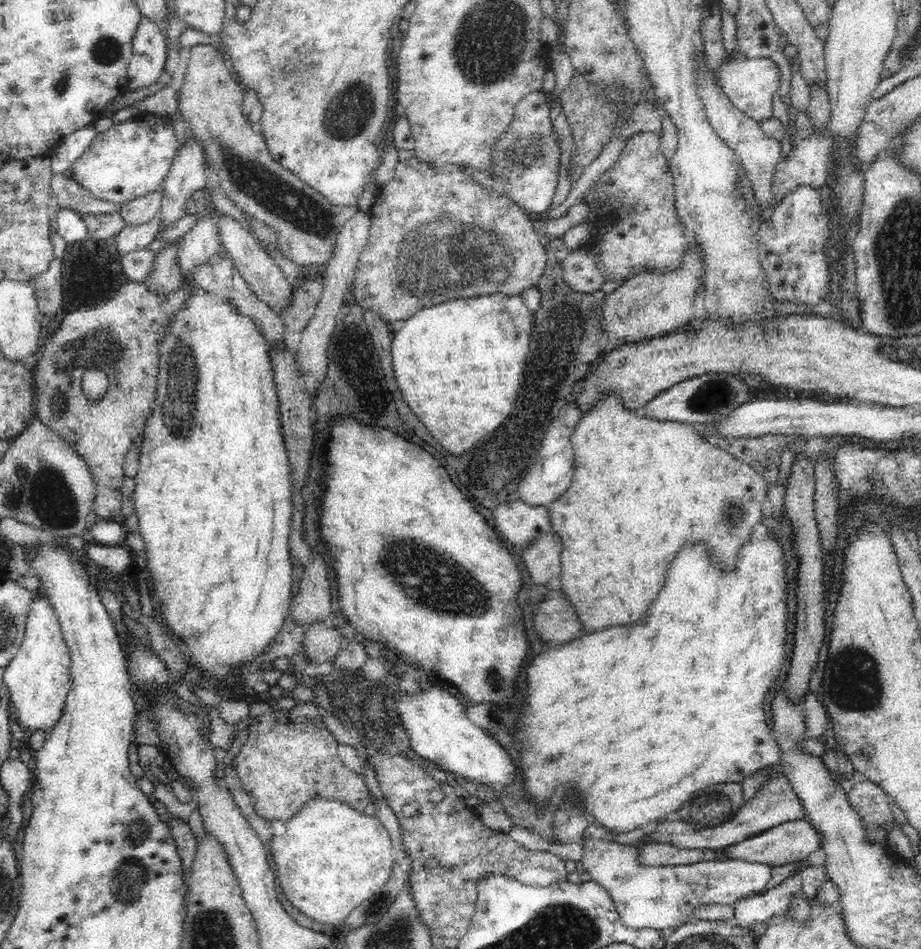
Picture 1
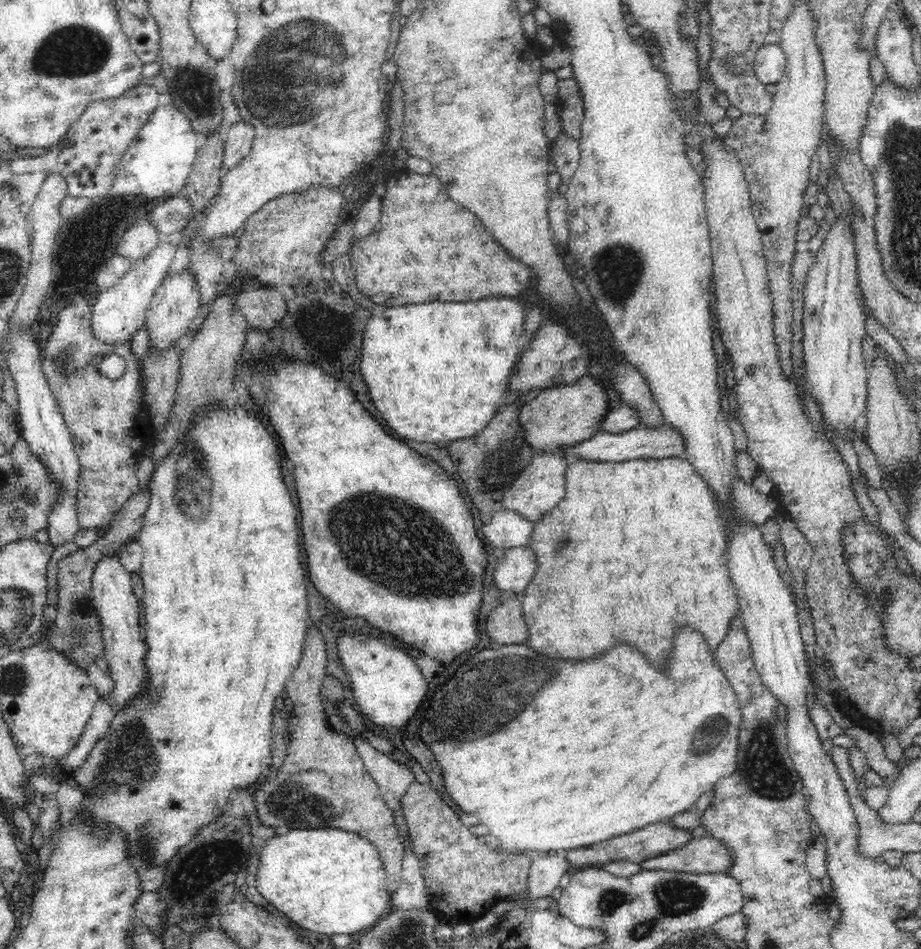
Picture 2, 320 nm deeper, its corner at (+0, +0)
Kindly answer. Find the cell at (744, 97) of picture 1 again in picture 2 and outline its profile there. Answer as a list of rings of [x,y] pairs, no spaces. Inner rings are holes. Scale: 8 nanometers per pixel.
[[[771,43],[759,48],[753,67],[760,82],[765,85],[776,84],[783,77],[786,68],[786,55],[782,52],[782,47],[778,43]]]

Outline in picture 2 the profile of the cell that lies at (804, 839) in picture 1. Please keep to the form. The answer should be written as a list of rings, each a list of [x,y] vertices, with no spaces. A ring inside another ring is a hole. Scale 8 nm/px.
[[[701,837],[692,838],[688,844],[677,848],[676,850],[664,853],[663,855],[647,858],[639,863],[641,870],[666,870],[668,872],[684,872],[694,874],[714,874],[716,871],[727,872],[728,867],[733,865],[733,850],[725,842],[720,842],[717,838]]]

